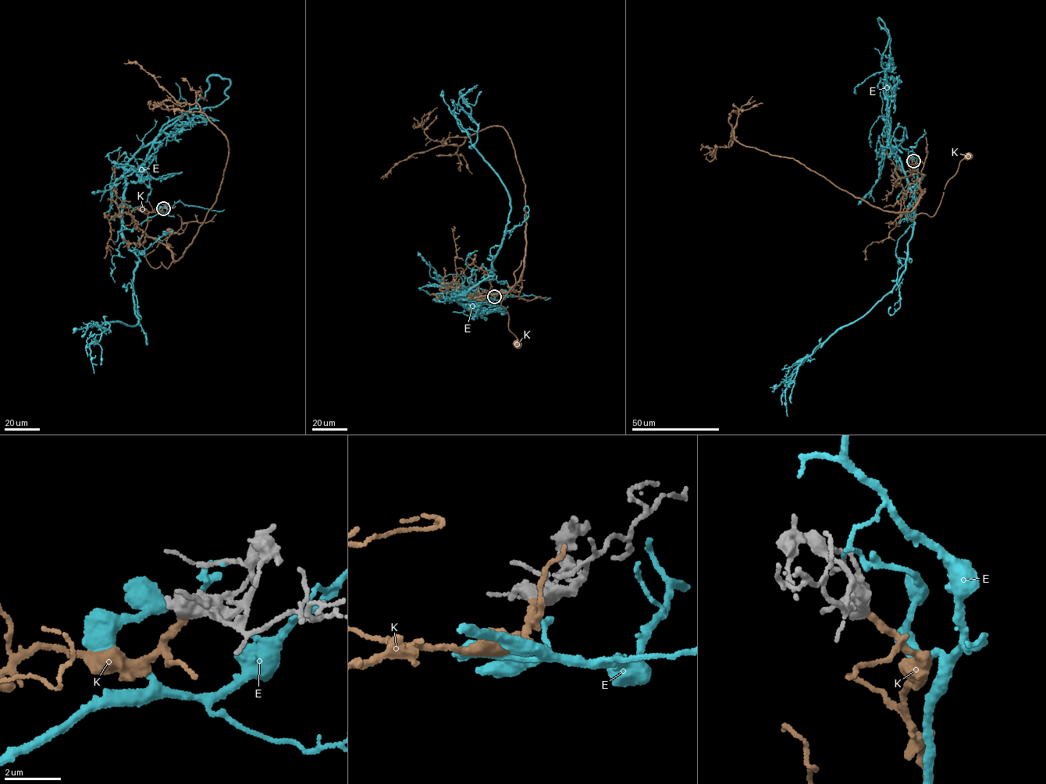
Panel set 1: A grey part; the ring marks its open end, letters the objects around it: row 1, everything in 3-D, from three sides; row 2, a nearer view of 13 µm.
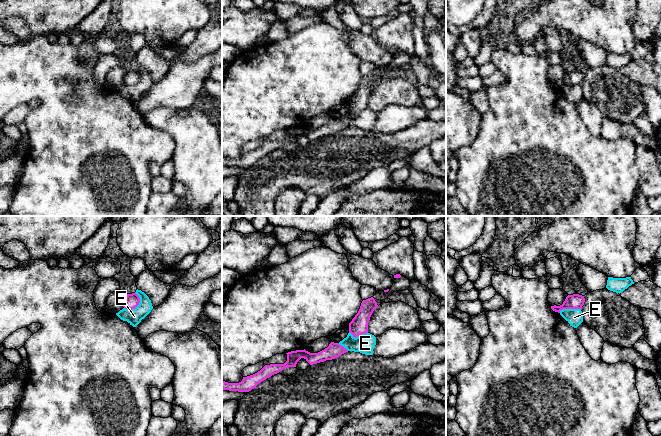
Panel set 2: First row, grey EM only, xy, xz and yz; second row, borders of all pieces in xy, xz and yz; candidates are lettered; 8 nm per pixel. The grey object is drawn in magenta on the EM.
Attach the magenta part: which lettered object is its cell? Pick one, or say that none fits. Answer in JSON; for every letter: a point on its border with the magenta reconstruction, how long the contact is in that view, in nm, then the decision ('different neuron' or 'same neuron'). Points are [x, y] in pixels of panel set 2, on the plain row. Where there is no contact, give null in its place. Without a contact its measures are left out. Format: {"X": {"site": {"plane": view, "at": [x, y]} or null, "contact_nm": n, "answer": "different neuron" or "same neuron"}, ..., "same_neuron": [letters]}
{"E": {"site": {"plane": "xy", "at": [137, 81]}, "contact_nm": 170, "answer": "different neuron"}, "K": {"site": null, "answer": "same neuron"}, "same_neuron": ["K"]}

